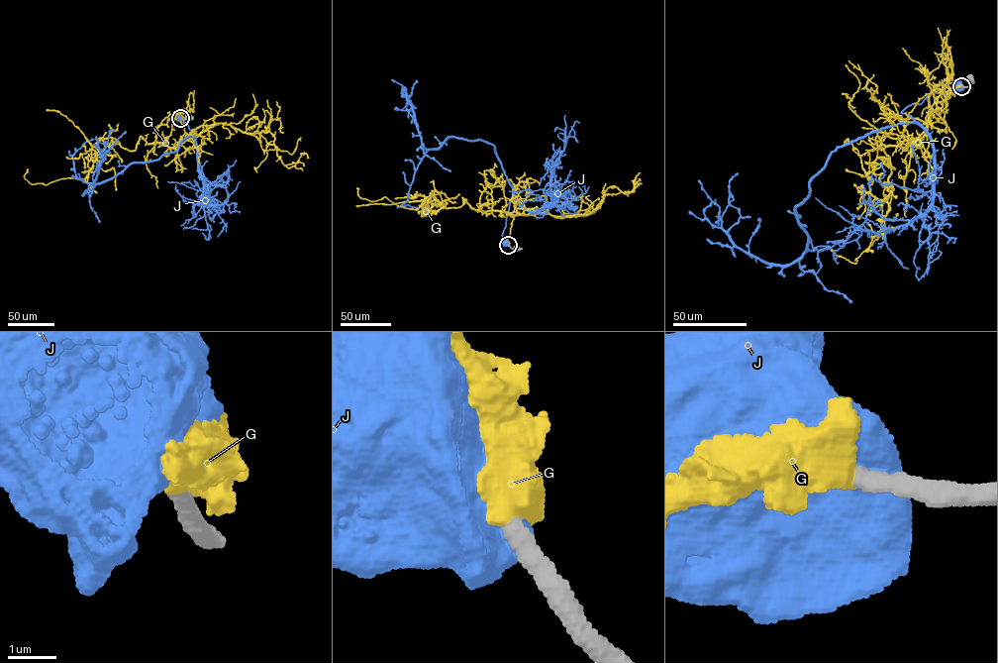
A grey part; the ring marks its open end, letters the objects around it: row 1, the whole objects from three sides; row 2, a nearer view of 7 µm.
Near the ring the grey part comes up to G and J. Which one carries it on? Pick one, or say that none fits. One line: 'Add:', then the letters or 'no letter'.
Add: G

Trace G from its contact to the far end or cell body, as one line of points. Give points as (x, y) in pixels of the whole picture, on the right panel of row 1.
G: (961, 86), (920, 143), (881, 145), (884, 233), (855, 264), (829, 246)

